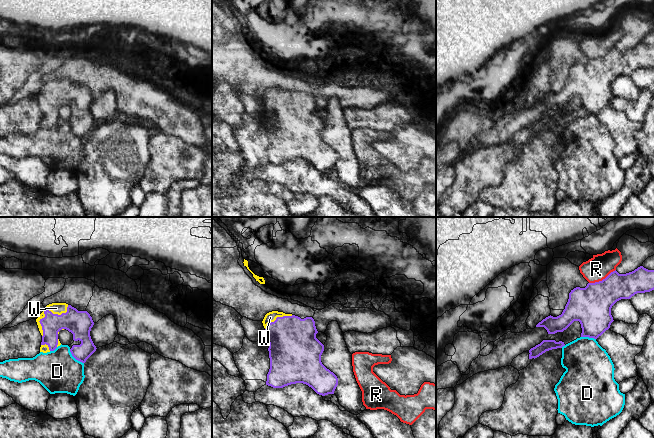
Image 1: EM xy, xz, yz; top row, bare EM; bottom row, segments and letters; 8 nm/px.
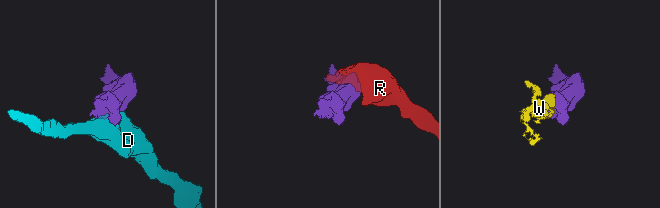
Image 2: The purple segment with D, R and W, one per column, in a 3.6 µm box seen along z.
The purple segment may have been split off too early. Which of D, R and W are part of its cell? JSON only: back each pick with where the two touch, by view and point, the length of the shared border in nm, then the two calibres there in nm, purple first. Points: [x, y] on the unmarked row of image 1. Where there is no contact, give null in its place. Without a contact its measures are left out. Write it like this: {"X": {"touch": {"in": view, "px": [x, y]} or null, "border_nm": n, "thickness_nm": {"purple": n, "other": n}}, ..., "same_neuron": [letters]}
{"W": {"touch": {"in": "xy", "px": [46, 86]}, "border_nm": 340, "thickness_nm": {"purple": 180, "other": 100}}, "same_neuron": ["W"]}

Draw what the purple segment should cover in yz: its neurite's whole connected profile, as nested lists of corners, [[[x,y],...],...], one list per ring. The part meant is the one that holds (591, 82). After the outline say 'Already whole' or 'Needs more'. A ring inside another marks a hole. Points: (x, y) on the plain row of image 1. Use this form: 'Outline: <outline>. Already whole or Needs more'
Outline: [[[643,42],[626,50],[619,50],[615,46],[602,57],[571,66],[562,90],[557,93],[550,91],[536,103],[544,103],[548,110],[555,110],[566,106],[574,97],[579,97],[582,104],[581,113],[597,115],[614,97],[611,84],[617,77],[652,66],[654,46]]]. Already whole

